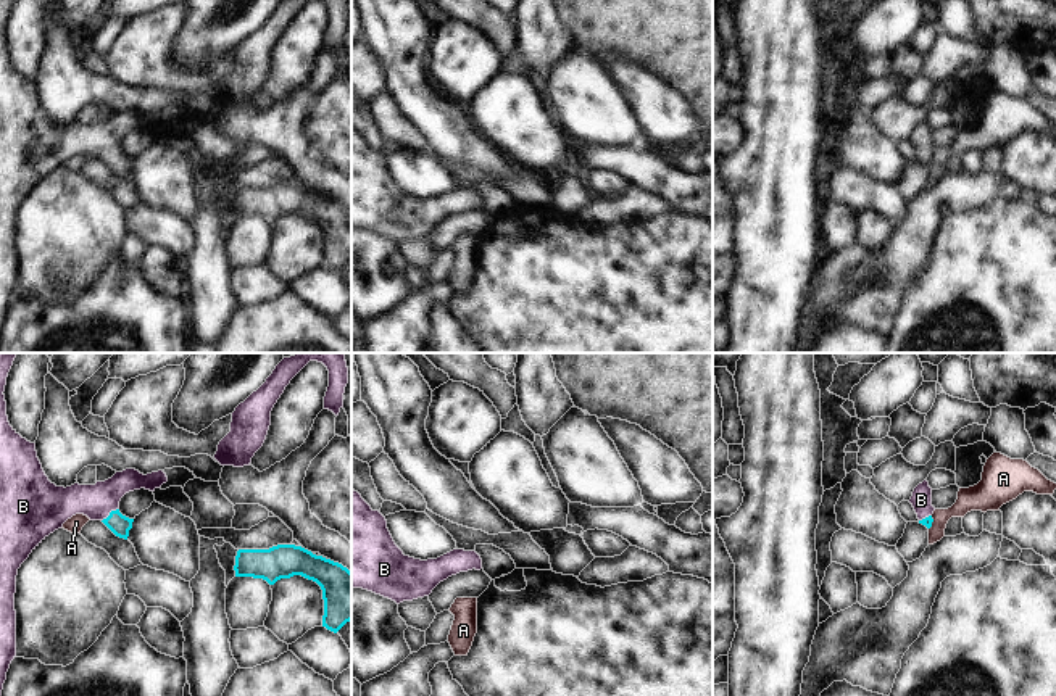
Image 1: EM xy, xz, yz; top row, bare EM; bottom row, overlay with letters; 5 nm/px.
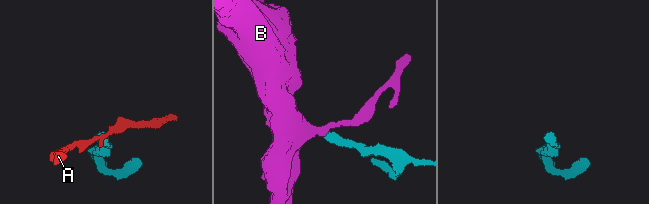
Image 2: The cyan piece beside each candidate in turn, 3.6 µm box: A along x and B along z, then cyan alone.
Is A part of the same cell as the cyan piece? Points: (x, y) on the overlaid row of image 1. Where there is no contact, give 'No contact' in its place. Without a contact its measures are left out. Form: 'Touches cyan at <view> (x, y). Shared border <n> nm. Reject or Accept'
Touches cyan at yz (932, 521). Shared border 70 nm. Reject

